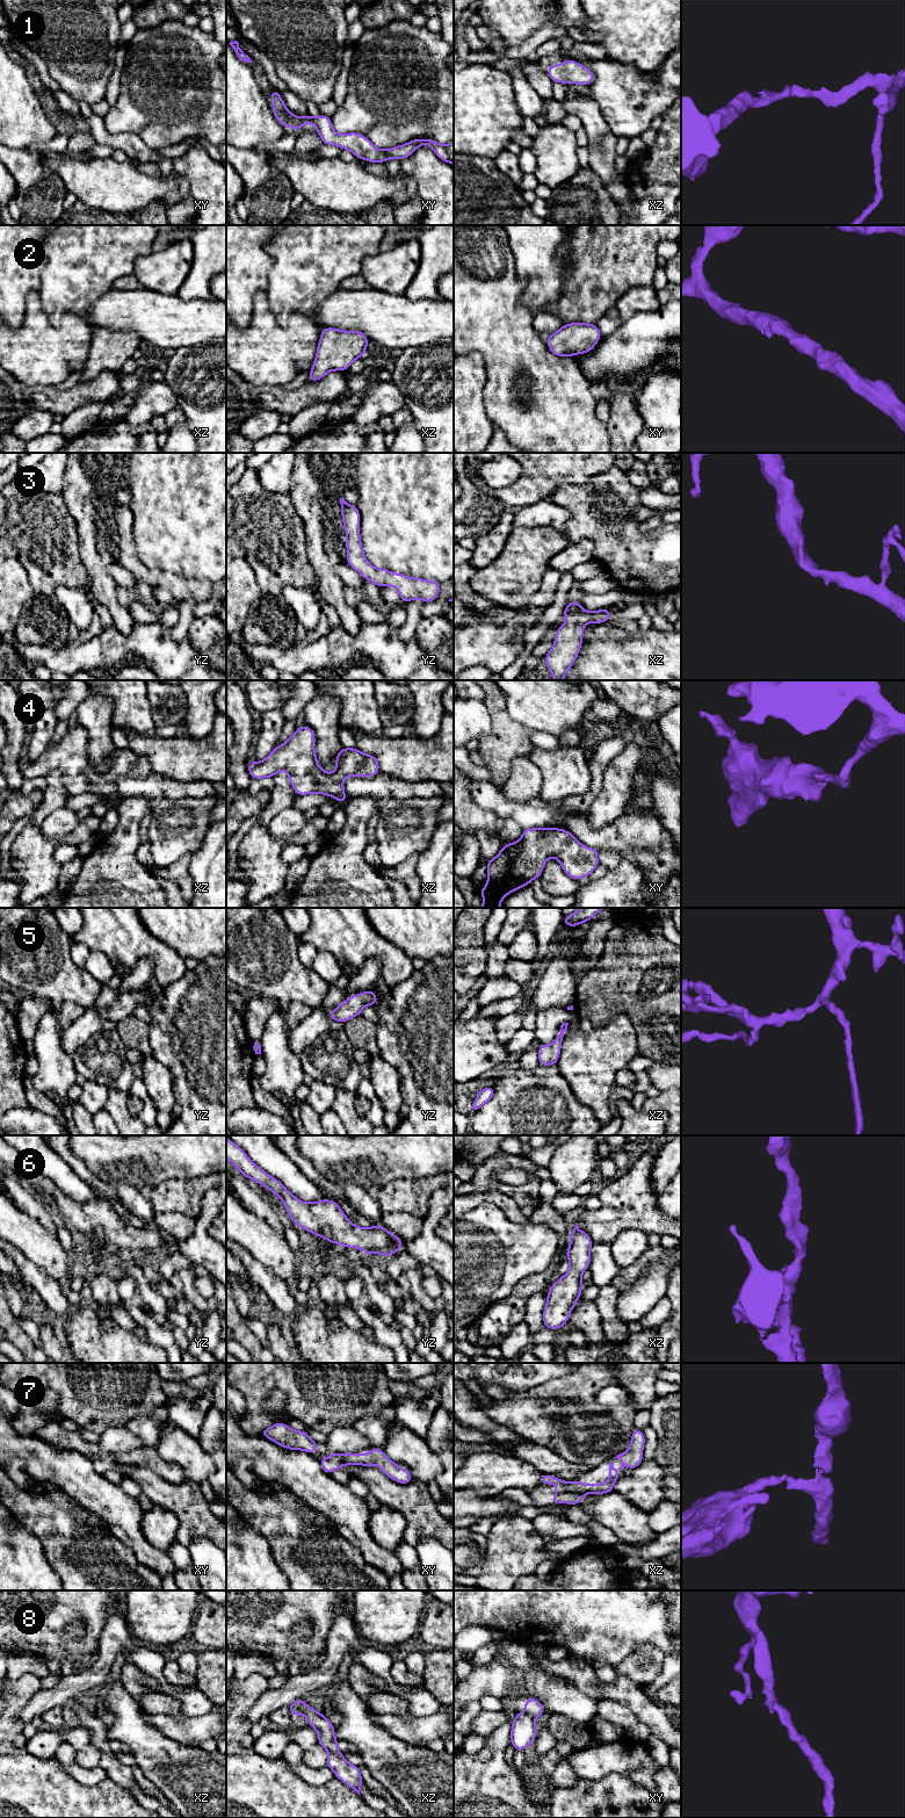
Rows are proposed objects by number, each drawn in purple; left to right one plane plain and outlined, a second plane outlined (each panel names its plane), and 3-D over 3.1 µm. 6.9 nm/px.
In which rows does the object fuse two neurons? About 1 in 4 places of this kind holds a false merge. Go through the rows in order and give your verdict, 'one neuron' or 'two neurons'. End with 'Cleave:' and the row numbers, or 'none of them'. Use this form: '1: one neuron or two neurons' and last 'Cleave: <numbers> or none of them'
1: one neuron
2: one neuron
3: one neuron
4: one neuron
5: one neuron
6: one neuron
7: one neuron
8: two neurons
Cleave: 8

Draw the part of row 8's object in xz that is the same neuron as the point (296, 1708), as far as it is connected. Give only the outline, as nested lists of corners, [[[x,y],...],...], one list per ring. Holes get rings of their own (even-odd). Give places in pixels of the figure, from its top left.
[[[302,1697],[294,1701],[289,1707],[290,1716],[297,1716],[303,1714],[304,1701]]]

